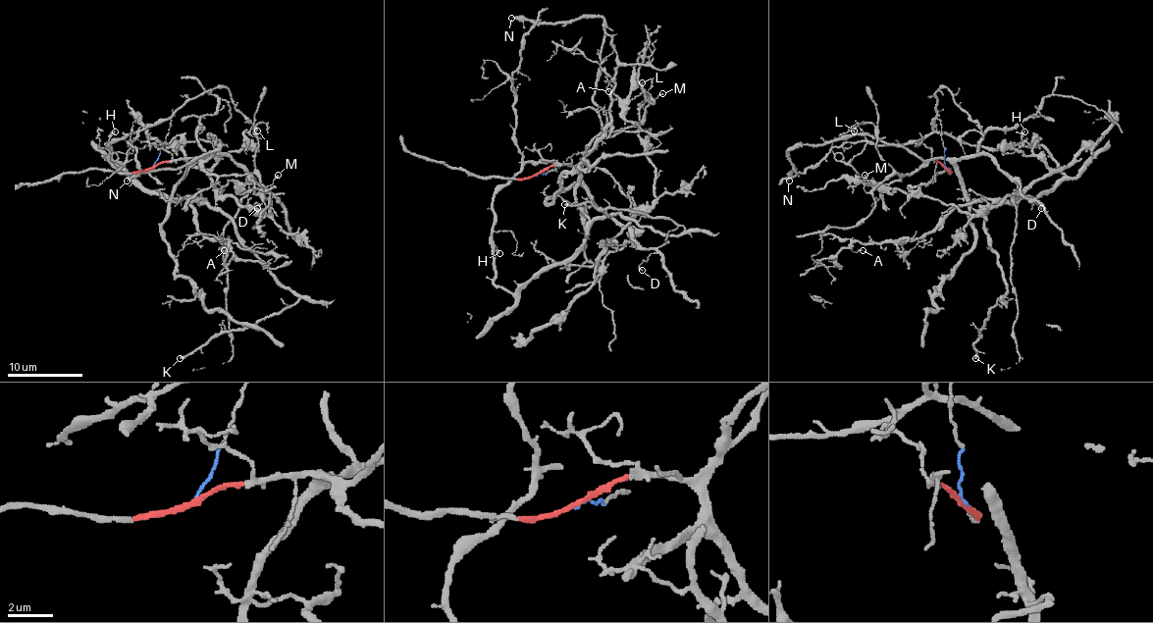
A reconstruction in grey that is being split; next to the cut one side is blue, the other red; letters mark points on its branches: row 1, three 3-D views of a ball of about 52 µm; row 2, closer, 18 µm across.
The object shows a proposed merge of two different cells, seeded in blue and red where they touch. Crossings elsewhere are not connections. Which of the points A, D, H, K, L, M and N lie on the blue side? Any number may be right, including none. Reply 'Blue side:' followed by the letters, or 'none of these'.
Blue side: A, H, K

